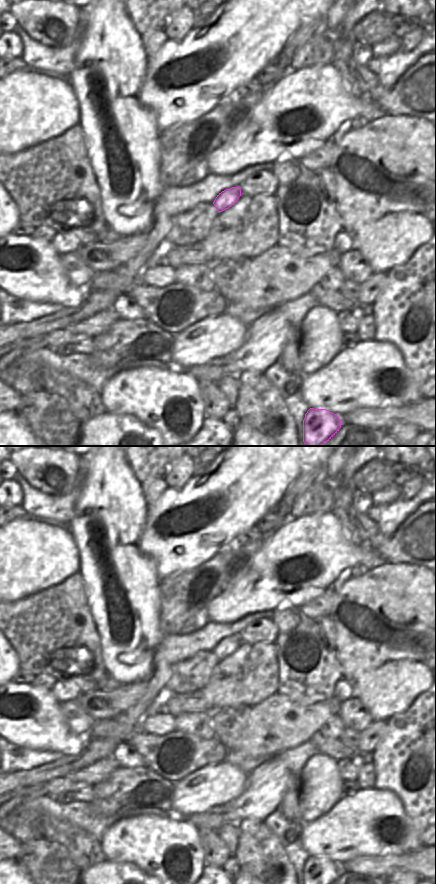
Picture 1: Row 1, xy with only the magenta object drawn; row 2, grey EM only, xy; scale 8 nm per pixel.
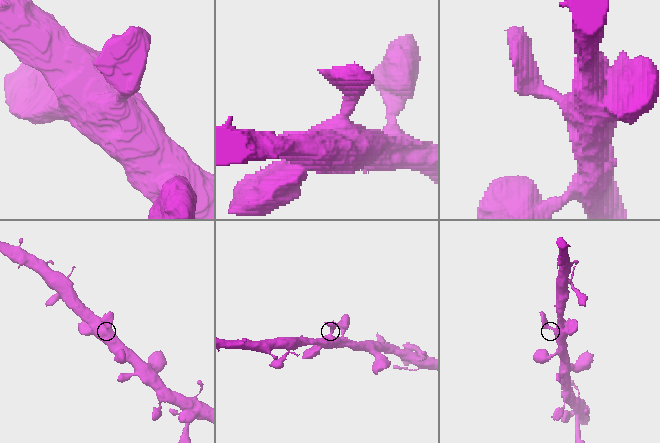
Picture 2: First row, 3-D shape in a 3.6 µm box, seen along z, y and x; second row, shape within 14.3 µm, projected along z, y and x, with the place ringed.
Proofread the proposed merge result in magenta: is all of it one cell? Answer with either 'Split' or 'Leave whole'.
Leave whole

